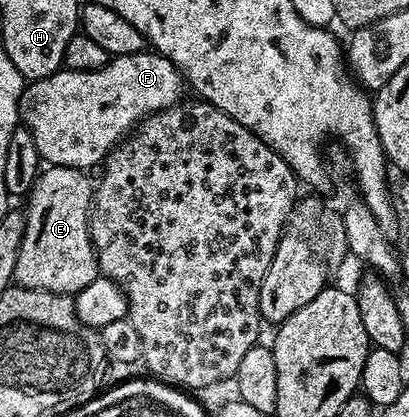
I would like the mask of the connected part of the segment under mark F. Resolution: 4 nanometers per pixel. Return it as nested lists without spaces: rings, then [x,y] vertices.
[[[144,52],[133,56],[112,57],[107,65],[96,70],[60,68],[55,74],[28,81],[21,92],[19,121],[29,136],[33,136],[33,144],[37,144],[40,159],[47,166],[68,166],[87,172],[90,166],[98,167],[149,115],[180,101],[184,97],[183,90],[183,75],[163,54]]]

